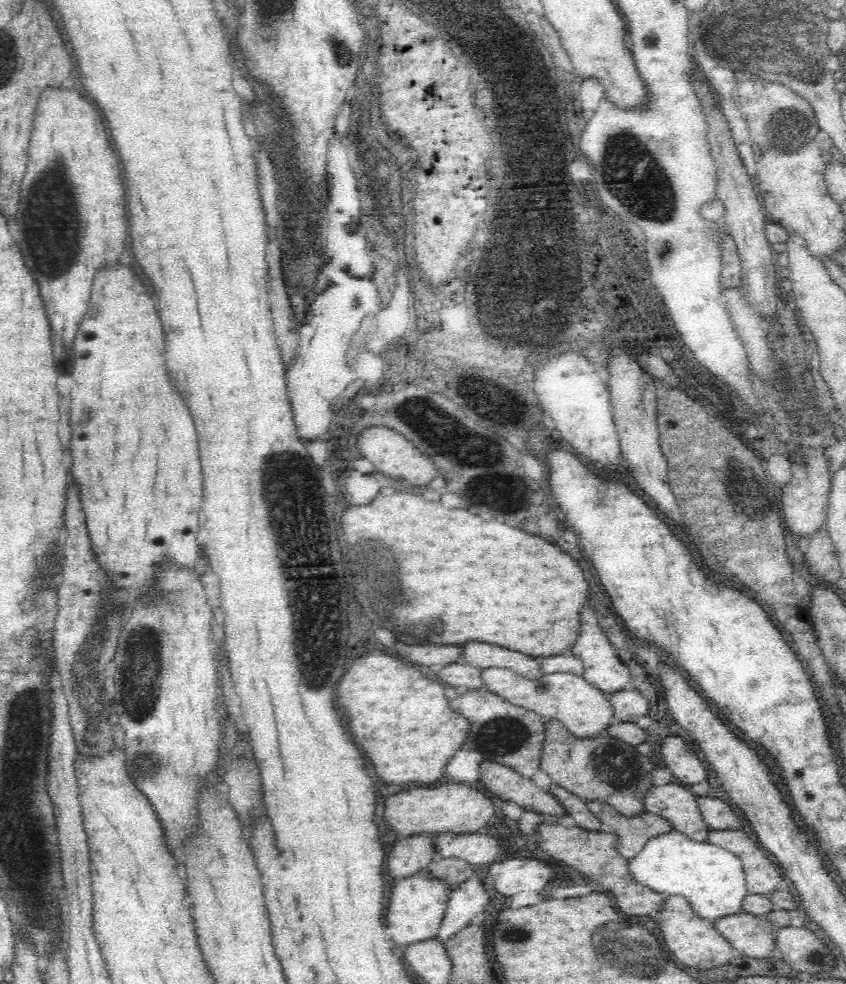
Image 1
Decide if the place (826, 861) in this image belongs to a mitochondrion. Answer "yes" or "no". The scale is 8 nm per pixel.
no

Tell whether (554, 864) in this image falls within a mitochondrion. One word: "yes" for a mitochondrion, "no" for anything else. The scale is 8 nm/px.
no

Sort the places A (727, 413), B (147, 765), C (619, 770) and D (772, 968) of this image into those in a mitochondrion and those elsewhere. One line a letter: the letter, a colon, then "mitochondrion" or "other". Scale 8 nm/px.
A: other
B: mitochondrion
C: mitochondrion
D: other

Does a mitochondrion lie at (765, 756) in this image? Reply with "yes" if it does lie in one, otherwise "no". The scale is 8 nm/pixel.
no

